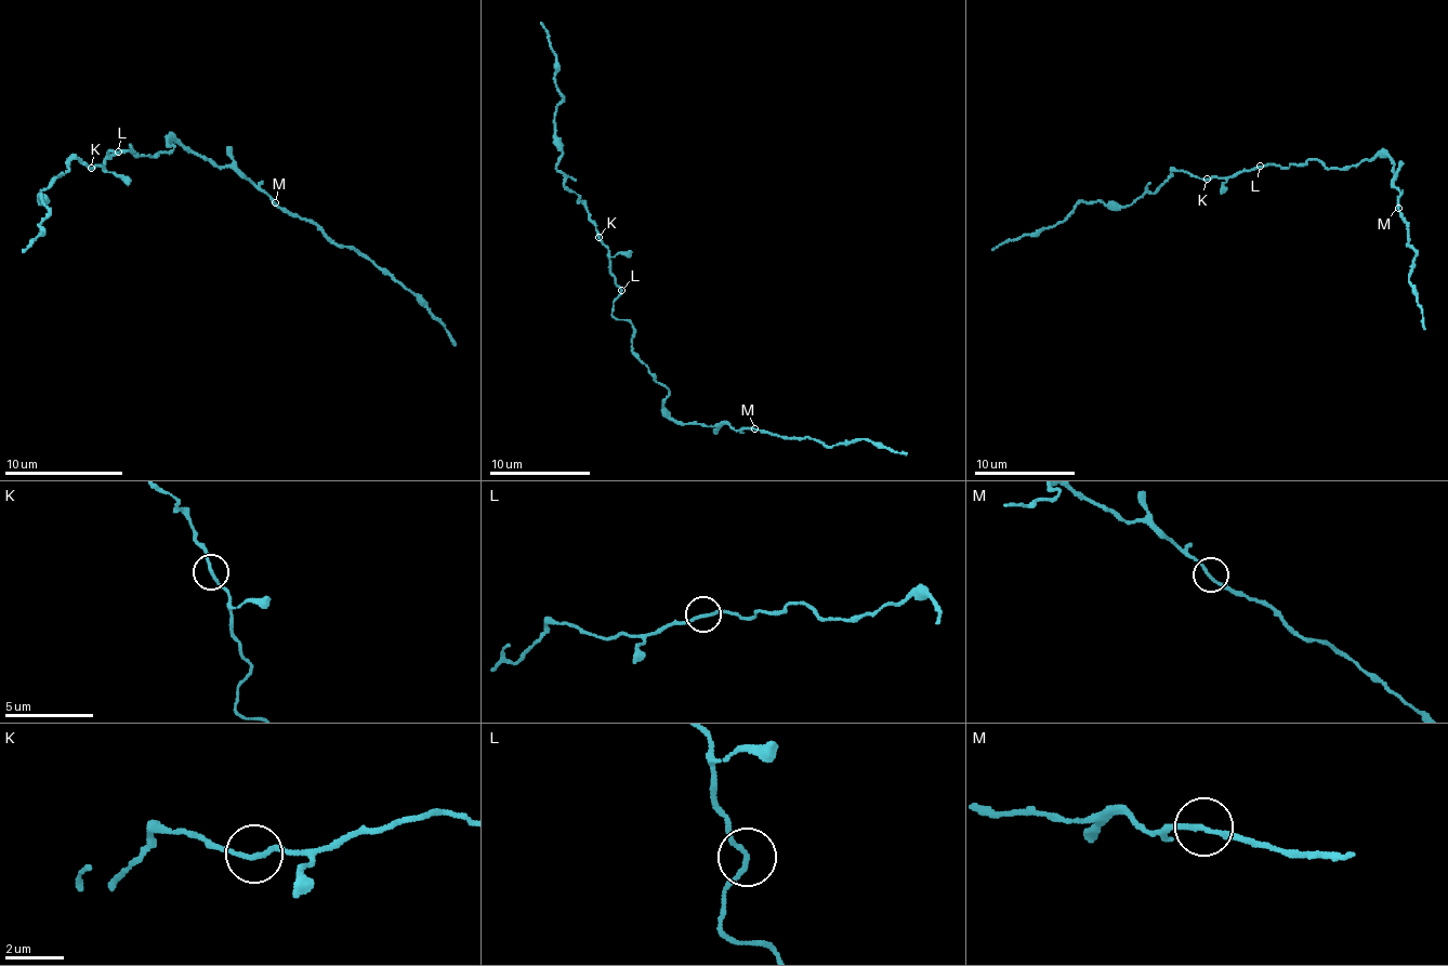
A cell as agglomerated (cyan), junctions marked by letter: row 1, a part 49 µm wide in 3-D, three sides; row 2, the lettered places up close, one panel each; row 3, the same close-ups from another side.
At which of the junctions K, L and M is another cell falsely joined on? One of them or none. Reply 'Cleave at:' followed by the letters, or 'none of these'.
Cleave at: none of these

